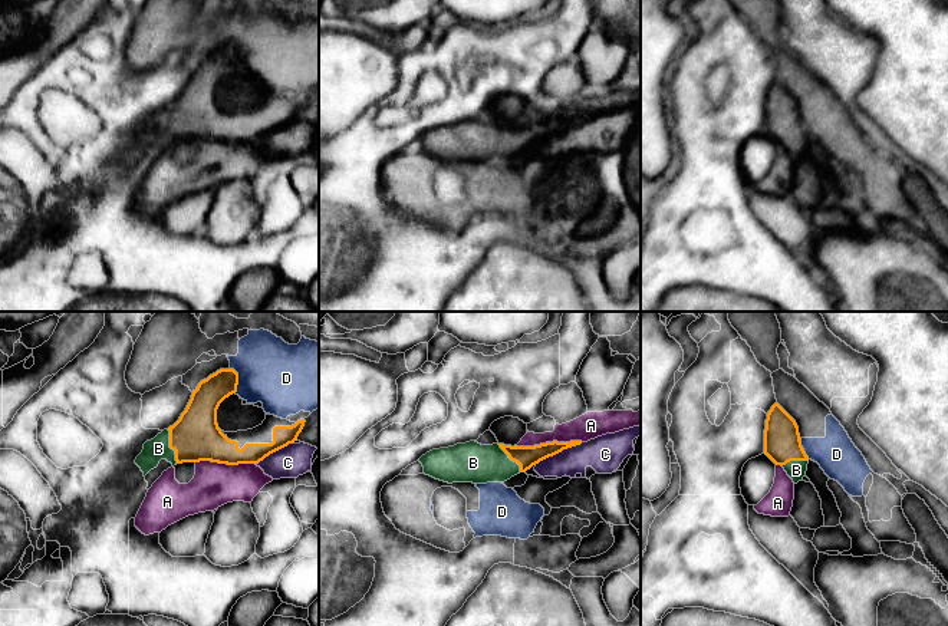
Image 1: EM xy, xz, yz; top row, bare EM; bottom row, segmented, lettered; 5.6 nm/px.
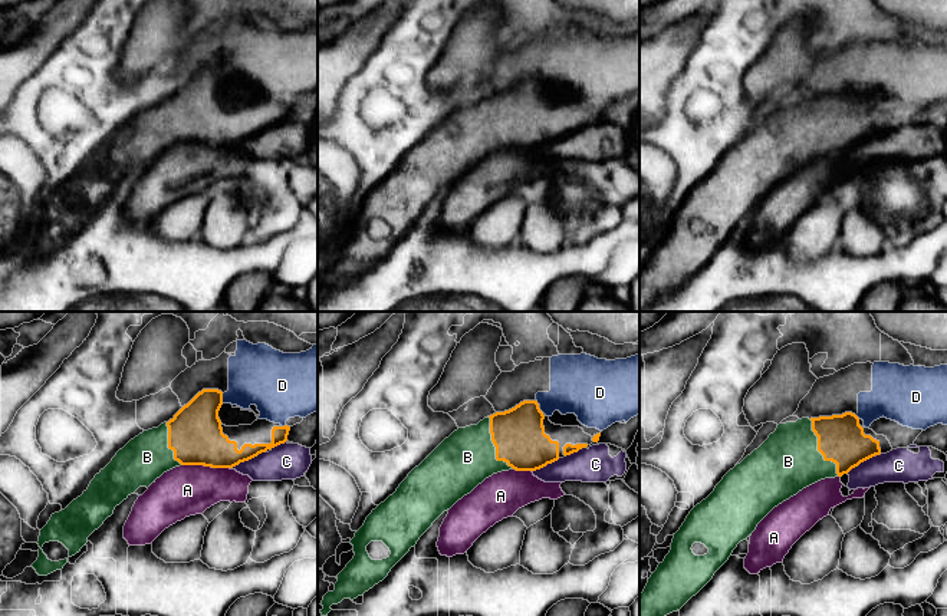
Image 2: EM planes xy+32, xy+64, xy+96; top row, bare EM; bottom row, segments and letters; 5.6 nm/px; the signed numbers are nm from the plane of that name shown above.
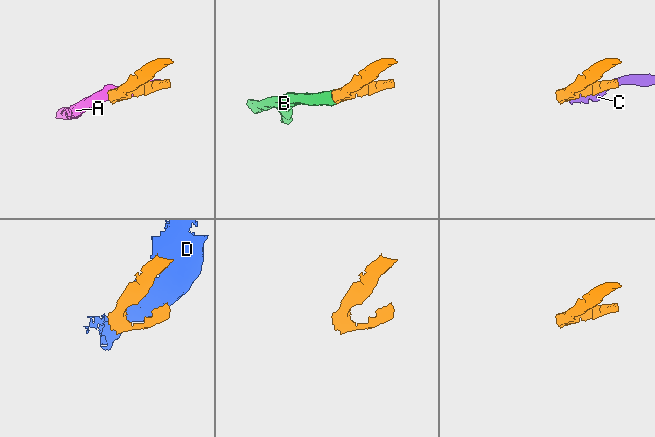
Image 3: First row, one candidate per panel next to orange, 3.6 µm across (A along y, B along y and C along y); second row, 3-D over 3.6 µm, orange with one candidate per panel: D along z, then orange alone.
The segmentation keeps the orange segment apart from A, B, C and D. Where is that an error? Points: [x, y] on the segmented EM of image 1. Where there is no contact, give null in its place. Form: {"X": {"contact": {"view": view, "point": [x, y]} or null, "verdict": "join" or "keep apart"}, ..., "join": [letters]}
{"A": {"contact": {"view": "xz", "point": [549, 442]}, "verdict": "keep apart"}, "B": {"contact": {"view": "xy", "point": [170, 447]}, "verdict": "join"}, "C": {"contact": {"view": "xz", "point": [558, 452]}, "verdict": "keep apart"}, "D": {"contact": {"view": "xy", "point": [237, 379]}, "verdict": "keep apart"}, "join": ["B"]}

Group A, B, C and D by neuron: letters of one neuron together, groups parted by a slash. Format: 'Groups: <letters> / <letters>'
Groups: A / B / C / D

